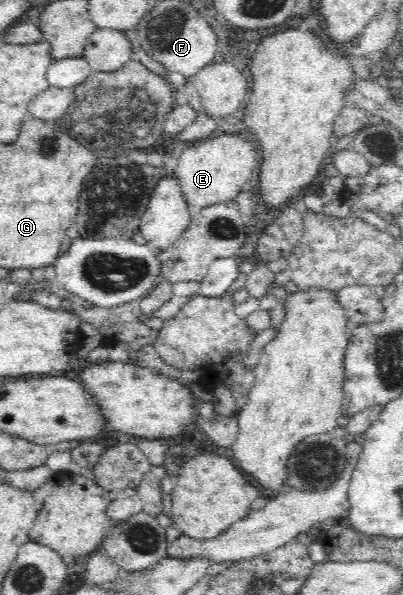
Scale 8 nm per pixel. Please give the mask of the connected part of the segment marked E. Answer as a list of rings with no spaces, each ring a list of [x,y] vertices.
[[[242,131],[234,135],[224,133],[214,138],[204,139],[180,154],[172,174],[179,185],[179,191],[182,192],[183,200],[190,209],[204,209],[210,205],[232,201],[242,187],[248,184],[250,173],[256,167],[256,155],[254,155],[256,149],[252,149],[252,145],[240,139],[238,135],[242,135]]]

